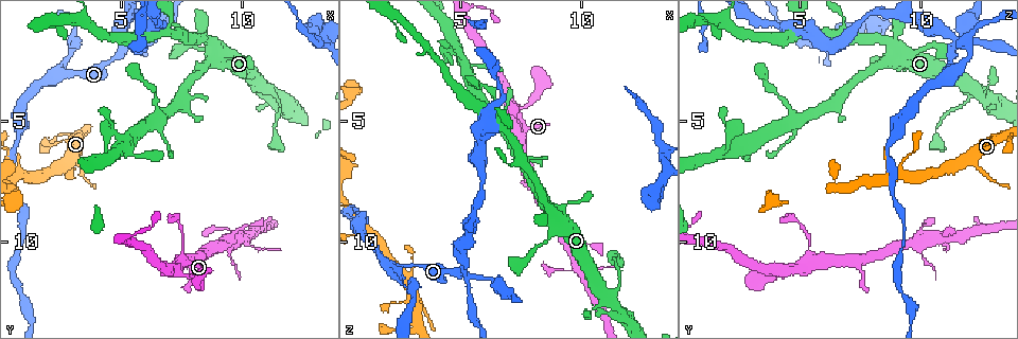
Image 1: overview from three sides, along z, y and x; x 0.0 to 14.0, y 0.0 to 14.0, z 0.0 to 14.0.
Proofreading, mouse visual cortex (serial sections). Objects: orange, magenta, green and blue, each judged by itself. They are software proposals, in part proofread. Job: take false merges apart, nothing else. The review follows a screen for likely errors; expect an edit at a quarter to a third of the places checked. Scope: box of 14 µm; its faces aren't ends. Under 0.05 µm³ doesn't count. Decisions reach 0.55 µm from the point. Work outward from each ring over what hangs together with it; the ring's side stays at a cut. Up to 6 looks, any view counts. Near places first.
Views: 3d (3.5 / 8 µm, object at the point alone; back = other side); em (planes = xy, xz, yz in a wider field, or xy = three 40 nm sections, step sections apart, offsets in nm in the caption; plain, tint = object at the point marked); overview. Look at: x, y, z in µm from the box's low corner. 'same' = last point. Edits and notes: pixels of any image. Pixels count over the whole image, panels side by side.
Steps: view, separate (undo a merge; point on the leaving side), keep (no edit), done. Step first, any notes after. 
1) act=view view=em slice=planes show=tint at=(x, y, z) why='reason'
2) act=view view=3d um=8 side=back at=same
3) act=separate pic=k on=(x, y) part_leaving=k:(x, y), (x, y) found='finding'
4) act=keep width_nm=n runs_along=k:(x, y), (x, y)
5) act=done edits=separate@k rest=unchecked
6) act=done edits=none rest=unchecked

act=view view=3d um=3.5 at=(5.2, 1.9, 11.3) why='four or more arms meet'

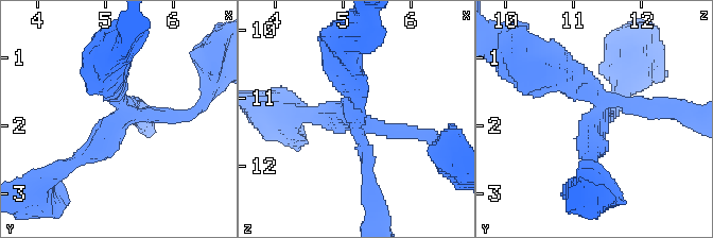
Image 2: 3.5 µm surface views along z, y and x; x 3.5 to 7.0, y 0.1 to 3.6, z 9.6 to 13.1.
act=view view=em slice=planes show=tint at=(5.20, 1.90, 11.35) arms=4 arm_widths_nm=200,200,200,250

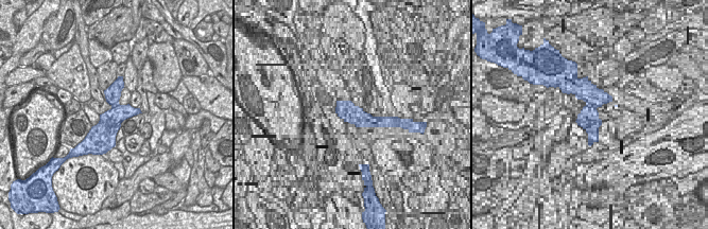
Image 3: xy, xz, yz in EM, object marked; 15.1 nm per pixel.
act=keep runs_along=3:(118, 82), (104, 147) found='one cell here'

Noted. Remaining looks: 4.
act=view view=3d um=8 at=(2.4, 2.9, 11.2)

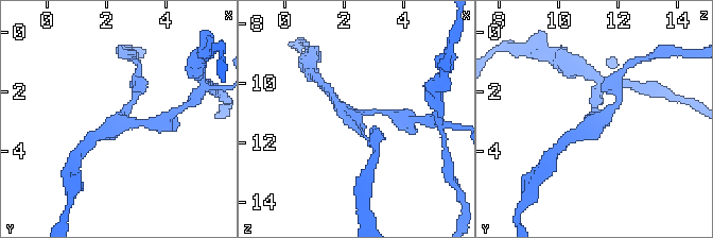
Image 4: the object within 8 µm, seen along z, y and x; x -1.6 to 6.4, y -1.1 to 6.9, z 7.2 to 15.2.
act=view view=em slice=xy step=5 show=tint at=(2.5, 2.9, 11.1)

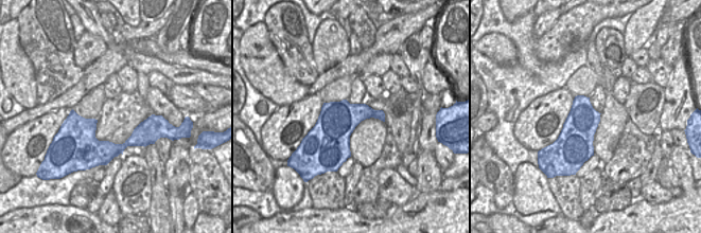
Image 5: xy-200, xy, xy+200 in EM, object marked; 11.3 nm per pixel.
act=keep runs_along=4:(149, 121), (121, 119), (99, 136) found='one cell here'

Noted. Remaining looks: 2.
act=view view=em slice=xy step=1 show=tint at=(7.6, 1.5, 6.6) why='thin arm on a thick one'

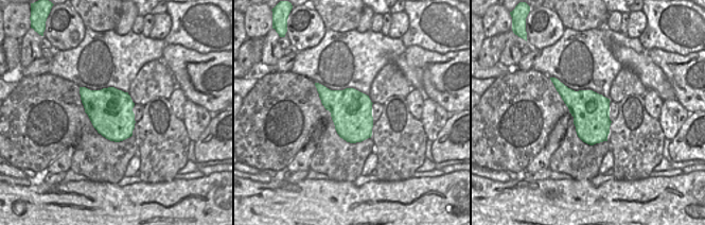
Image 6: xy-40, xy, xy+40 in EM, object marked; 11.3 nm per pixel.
act=view view=3d um=3.5 at=same

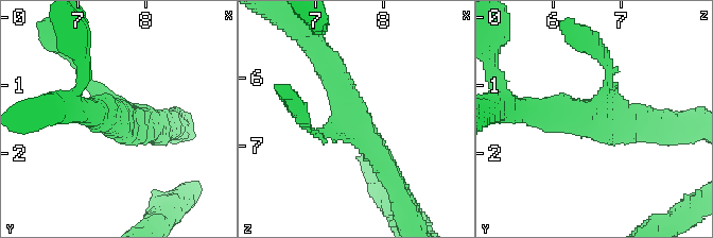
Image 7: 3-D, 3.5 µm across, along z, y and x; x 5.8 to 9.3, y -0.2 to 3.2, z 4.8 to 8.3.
act=keep width_nm=480 runs_along=7:(389, 171), (320, 54) found='all the same cell'

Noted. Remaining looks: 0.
act=done edits=none rest=unchecked

